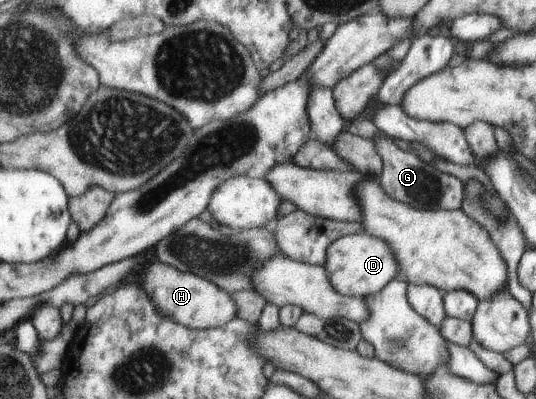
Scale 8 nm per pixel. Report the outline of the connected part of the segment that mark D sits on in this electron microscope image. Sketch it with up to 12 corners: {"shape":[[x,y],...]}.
{"shape":[[362,230],[331,244],[322,266],[349,297],[400,275],[390,244]]}

